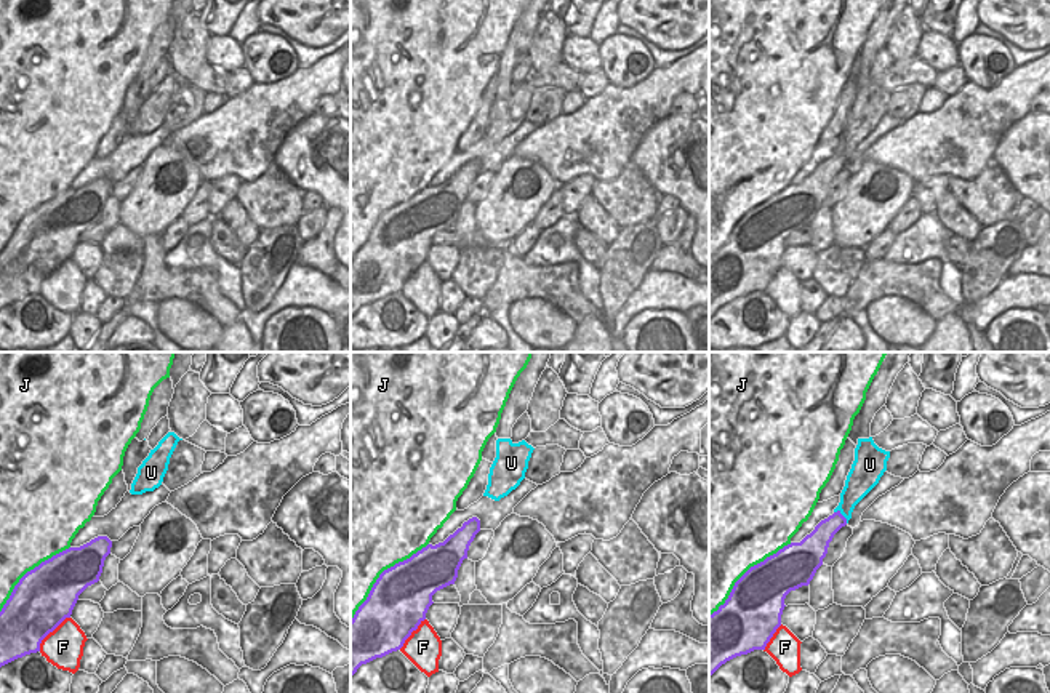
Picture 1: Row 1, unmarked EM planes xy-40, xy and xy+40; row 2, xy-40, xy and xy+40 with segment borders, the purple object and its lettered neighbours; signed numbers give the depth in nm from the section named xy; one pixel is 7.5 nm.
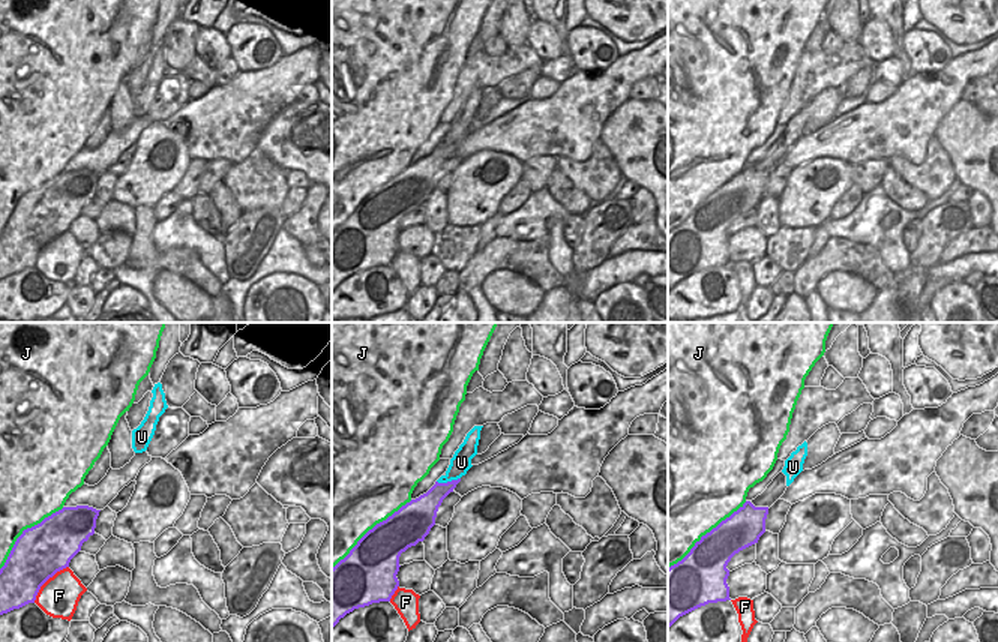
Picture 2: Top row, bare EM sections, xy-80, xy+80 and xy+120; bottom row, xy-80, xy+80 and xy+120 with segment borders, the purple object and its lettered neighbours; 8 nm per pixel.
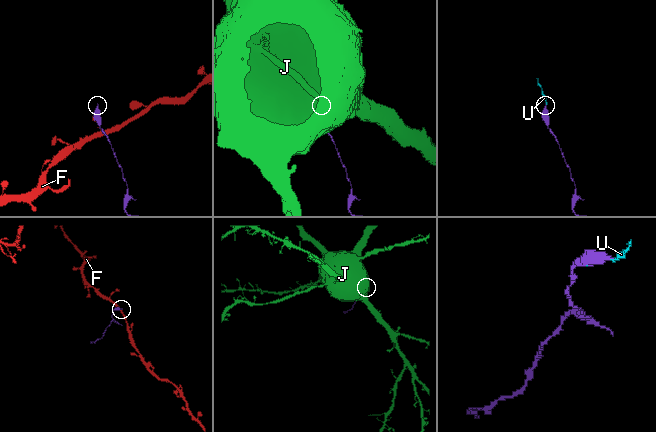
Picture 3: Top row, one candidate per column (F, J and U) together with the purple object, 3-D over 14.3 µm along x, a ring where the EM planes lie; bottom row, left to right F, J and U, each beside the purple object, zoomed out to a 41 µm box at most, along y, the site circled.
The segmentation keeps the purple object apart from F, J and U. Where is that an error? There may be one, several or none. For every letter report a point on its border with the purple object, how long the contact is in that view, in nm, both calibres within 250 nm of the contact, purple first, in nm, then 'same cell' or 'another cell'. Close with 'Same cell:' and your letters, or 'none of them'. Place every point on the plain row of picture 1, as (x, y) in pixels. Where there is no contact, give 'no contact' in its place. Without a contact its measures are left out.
F: meets purple in xy-40 at (50, 272); contact 360 nm long; 440 nm thick on the purple side, 300 nm on the other; another cell
J: meets purple in xy at (380, 216); contact 850 nm long; 460 nm thick on the purple side, 500 nm on the other; another cell
U: meets purple in xy+40 at (842, 157); contact 140 nm long; 160 nm thick on the purple side, 190 nm on the other; same cell
Same cell: U

